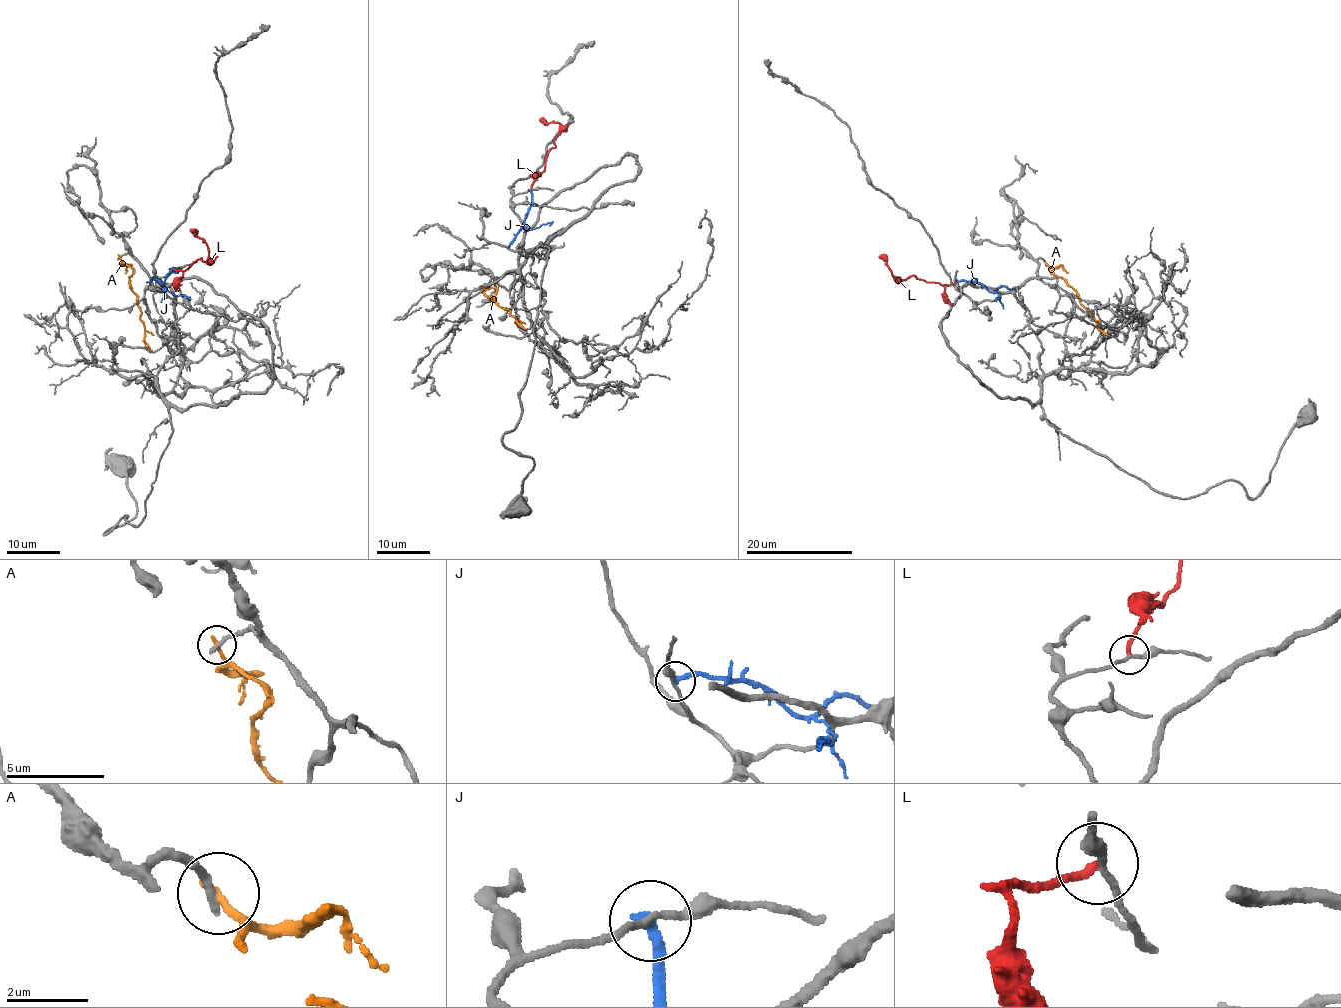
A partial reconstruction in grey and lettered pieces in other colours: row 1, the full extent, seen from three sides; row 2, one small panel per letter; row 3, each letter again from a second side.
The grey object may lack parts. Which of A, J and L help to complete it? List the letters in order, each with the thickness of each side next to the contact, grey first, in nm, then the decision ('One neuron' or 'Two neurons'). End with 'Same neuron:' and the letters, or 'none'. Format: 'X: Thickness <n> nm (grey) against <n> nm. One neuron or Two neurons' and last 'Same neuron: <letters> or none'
A: Thickness 240 nm (grey) against 200 nm. Two neurons
J: Thickness 150 nm (grey) against 340 nm. Two neurons
L: Thickness 170 nm (grey) against 200 nm. Two neurons
Same neuron: none

